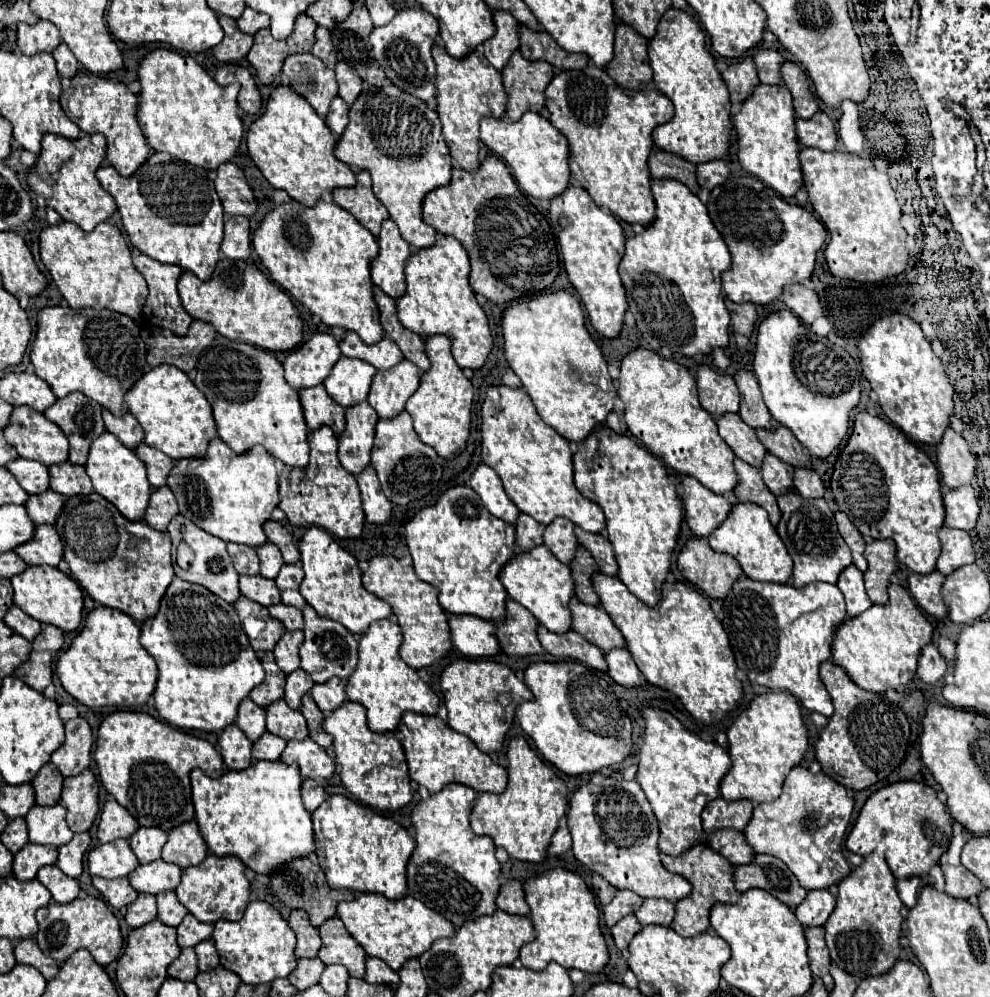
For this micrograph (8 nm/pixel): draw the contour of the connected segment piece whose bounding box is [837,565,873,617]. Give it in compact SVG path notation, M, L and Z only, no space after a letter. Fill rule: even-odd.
M849 565L843 573L841 579L837 583L837 587L841 589L841 593L845 595L845 603L847 603L847 613L849 617L857 617L863 611L867 611L873 603L865 593L865 585L863 585L863 573L855 567Z

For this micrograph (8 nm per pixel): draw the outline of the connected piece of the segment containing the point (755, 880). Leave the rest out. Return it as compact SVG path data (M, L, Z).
M755 855L753 863L735 867L735 887L739 893L755 887L769 891L791 909L801 905L807 897L807 889L803 889L789 867L773 855Z

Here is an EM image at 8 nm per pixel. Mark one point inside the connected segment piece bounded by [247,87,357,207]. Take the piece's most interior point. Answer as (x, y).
(290, 143)

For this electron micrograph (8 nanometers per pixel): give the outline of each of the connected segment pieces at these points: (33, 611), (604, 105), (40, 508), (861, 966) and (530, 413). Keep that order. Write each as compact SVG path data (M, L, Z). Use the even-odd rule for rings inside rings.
M31 565L21 575L15 575L11 583L15 589L15 597L13 597L15 605L23 609L27 615L31 615L33 619L45 625L55 625L63 631L77 631L81 627L83 591L75 583L75 579L71 579L67 573L49 565Z
M597 69L595 75L589 71L561 71L553 77L547 91L547 111L551 123L567 137L571 147L571 177L577 181L595 201L595 205L609 209L621 221L633 225L639 223L643 227L655 221L655 199L651 193L651 173L647 167L647 159L653 149L653 129L671 121L675 107L673 103L661 95L657 89L647 87L643 91L625 91L621 89L603 69Z
M45 491L41 495L31 495L29 501L25 503L29 517L37 523L37 525L53 525L59 517L59 513L63 511L65 505L65 497L55 493L55 491Z
M879 853L867 855L863 865L839 883L837 907L825 923L825 941L833 963L857 977L857 981L891 971L901 953L901 907L903 903L895 889L895 877L885 857Z
M491 387L481 413L481 459L501 477L509 499L521 513L531 515L543 525L549 525L555 517L565 517L583 531L603 533L605 515L601 507L585 499L573 483L573 451L569 441L543 423L523 389Z

